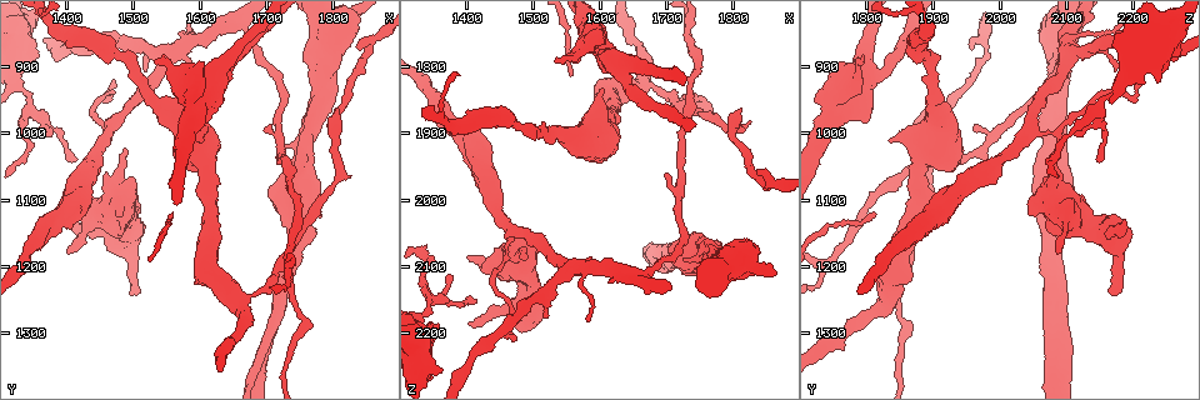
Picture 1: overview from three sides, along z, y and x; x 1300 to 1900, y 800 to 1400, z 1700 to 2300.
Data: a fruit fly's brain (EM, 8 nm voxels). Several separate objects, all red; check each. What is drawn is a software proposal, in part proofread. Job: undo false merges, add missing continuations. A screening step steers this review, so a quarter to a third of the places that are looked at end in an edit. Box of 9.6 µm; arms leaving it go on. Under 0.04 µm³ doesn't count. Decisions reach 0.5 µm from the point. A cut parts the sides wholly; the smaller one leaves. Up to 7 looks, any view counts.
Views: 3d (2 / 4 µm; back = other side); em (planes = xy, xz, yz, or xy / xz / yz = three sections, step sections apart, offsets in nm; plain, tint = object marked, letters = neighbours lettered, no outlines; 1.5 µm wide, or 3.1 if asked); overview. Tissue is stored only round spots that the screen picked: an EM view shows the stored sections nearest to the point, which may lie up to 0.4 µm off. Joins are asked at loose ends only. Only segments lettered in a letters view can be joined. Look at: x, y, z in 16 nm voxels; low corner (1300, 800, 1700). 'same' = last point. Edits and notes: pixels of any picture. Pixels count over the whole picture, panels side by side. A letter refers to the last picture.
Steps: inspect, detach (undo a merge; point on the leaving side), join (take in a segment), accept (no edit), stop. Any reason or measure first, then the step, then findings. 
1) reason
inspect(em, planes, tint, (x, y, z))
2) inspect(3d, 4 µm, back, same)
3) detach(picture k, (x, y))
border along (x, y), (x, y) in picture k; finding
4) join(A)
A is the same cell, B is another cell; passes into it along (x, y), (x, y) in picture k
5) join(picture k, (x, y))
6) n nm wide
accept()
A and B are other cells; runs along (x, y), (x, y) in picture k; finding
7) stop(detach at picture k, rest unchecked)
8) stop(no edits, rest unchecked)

tapers out
inspect(3d, 2 µm, (1415, 1035, 2160))

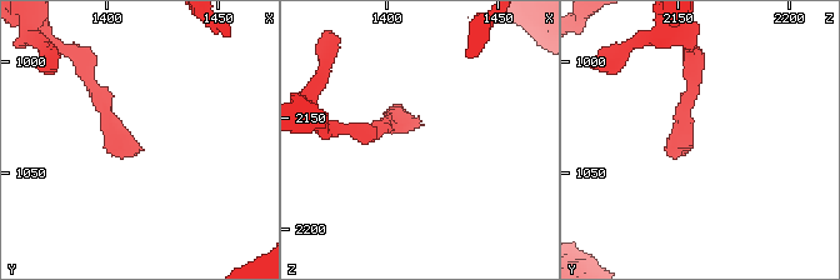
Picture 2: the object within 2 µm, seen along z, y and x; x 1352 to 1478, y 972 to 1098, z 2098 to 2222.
now the EM
inspect(em, planes, letters, (1414, 1038, 2154))

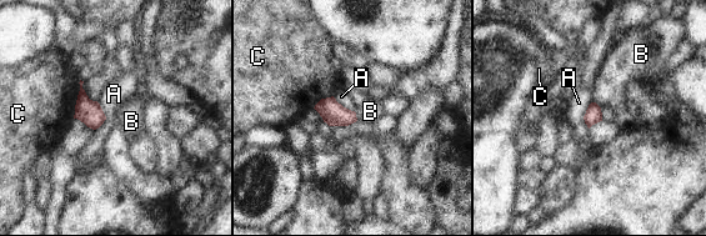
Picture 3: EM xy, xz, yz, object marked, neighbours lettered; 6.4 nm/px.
110 nm wide
accept()
A, B and C are other cells; border along (594, 101), (601, 108) in picture 3; none of them fits

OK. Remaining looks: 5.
free end
inspect(3d, 2 µm, (1510, 1245, 2165))

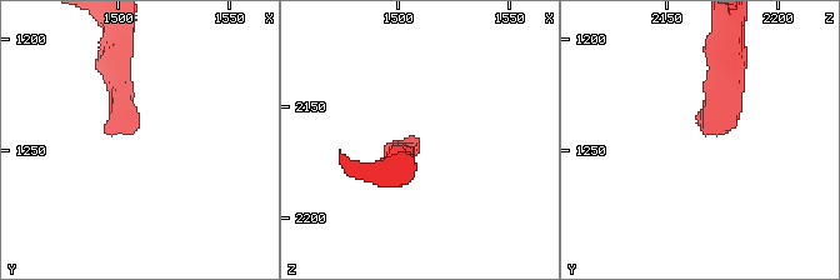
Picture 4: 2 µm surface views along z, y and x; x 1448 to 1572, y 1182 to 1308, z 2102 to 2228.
inspect(em, planes, plain, (1506, 1242, 2166))

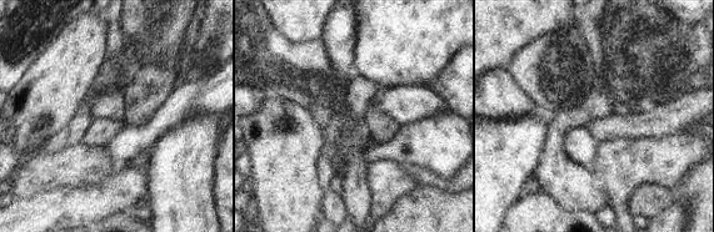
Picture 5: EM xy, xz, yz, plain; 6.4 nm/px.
inspect(em, planes, letters, same)

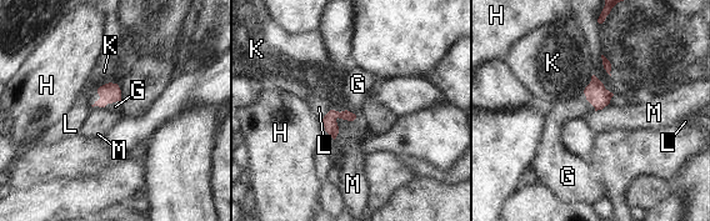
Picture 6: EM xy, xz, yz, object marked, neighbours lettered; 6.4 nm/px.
join(G)
G is the same cell, H, K, L and M are other cells; passes into it along (596, 94), (586, 99), (558, 115) in picture 6; it goes on there

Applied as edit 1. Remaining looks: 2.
an open end
inspect(em, planes, letters, (1840, 875, 1960))

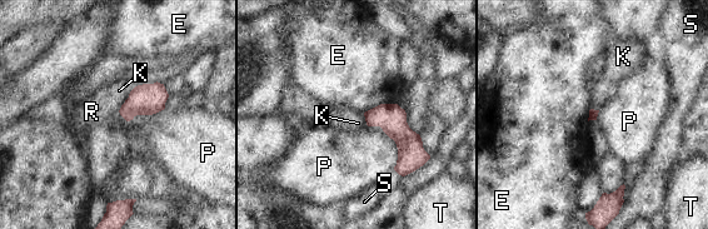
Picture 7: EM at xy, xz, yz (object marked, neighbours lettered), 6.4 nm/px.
accept()
E, K, P, R, S and T are other cells; runs along (368, 114), (383, 117), (425, 157) in picture 7; no lettered segment goes on from it

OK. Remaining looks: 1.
stop(join at picture 6, rest unchecked)

